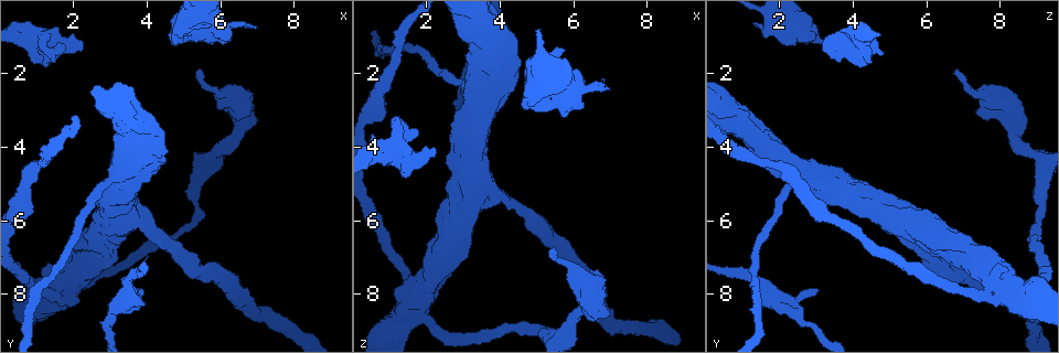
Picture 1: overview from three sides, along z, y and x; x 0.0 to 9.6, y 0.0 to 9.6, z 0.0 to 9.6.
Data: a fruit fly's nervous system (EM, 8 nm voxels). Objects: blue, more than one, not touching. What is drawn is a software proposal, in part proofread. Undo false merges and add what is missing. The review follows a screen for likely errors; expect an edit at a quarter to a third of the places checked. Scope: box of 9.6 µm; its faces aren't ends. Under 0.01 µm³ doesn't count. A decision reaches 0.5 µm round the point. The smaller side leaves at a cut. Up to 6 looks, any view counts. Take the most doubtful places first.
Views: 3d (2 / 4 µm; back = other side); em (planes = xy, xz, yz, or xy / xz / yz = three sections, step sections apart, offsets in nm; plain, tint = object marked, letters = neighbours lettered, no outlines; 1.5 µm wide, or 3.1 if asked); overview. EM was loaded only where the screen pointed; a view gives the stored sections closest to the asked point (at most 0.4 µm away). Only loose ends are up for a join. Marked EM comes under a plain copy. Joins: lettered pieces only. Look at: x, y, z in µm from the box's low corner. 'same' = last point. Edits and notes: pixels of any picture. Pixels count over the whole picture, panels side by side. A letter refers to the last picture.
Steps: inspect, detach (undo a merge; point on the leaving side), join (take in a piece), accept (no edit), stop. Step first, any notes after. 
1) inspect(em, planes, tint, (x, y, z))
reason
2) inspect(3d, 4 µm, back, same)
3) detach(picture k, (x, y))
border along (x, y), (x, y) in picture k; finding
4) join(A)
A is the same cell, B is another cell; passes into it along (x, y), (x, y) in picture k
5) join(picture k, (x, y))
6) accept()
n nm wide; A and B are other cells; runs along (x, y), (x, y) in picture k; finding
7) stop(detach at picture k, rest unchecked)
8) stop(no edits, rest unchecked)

inspect(3d, 2 µm, (2.20, 1.35, 4.15))

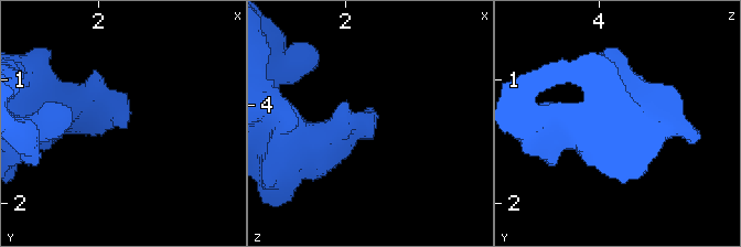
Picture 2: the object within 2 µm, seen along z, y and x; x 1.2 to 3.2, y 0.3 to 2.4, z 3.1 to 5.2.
inspect(em, 3.1 µm, yz, step 16, tint, (2.22, 1.36, 4.14))

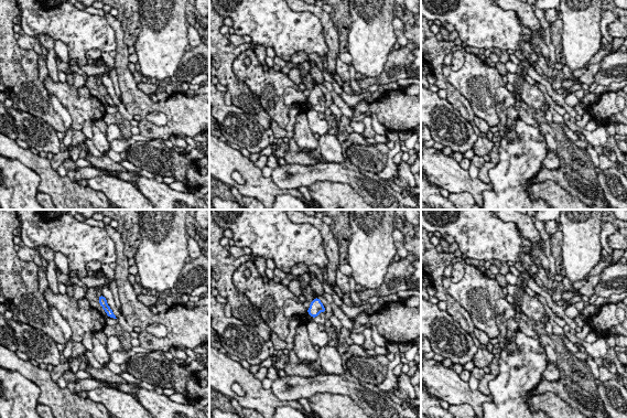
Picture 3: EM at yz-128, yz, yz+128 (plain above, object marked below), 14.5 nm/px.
inspect(em, 3.1 µm, planes, letters, same)

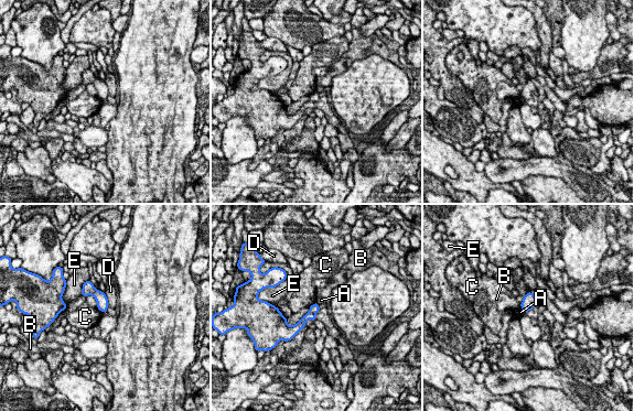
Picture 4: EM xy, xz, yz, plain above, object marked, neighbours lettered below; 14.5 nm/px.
accept()
A, B, C, D and E are other cells; border along (104, 292), (109, 304) in picture 4; none of them fits

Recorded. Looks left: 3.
inspect(3d, 2 µm, (7.00, 0.80, 2.40))
branch stops here

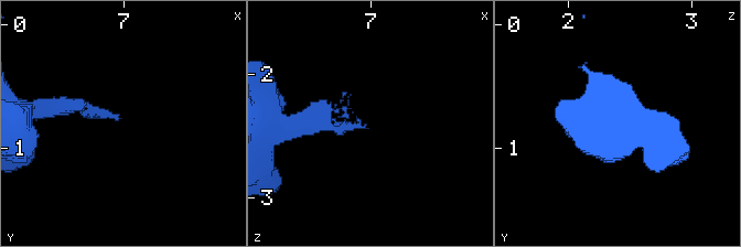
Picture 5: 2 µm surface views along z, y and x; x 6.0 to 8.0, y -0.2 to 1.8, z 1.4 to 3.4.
inspect(em, yz, step 4, tint, (6.92, 0.74, 2.42))
now the EM

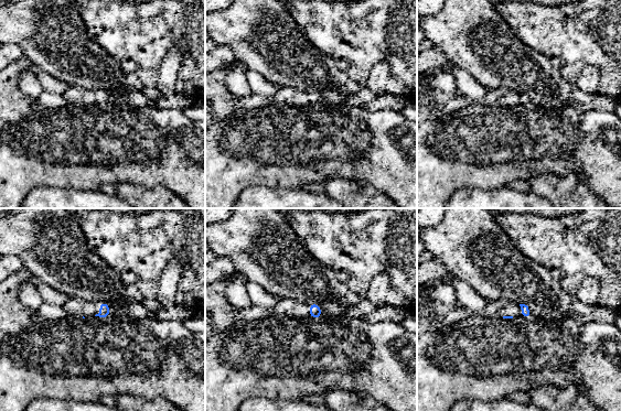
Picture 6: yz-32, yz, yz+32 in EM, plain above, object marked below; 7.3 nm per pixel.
inspect(em, planes, letters, same)

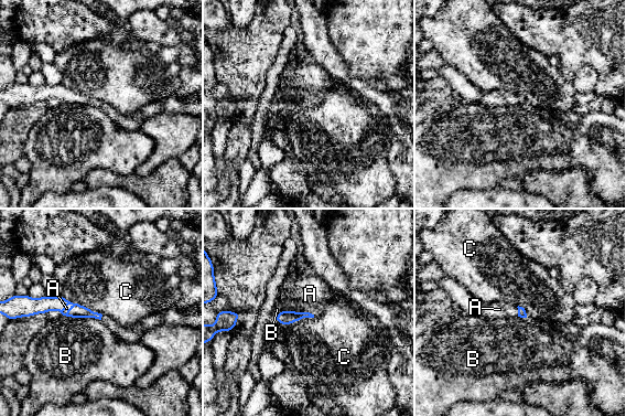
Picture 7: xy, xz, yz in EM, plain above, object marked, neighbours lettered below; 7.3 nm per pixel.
join(A)
C touches over 340 nm; A is the same cell, B and C are other cells; passes into it along (284, 318), (305, 312), (310, 294) in picture 7; it goes on there

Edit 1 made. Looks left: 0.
stop(join at picture 7, rest unchecked)

